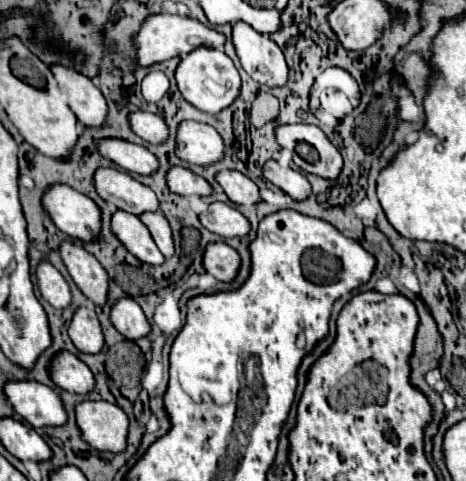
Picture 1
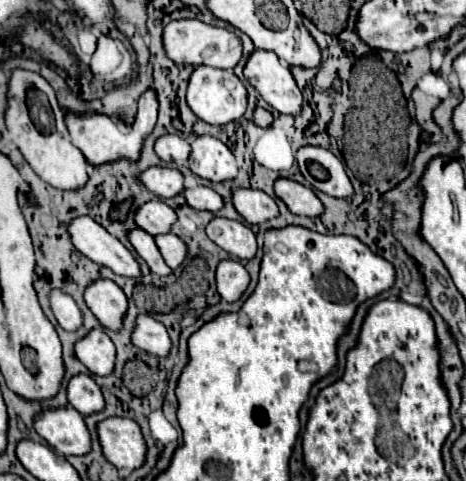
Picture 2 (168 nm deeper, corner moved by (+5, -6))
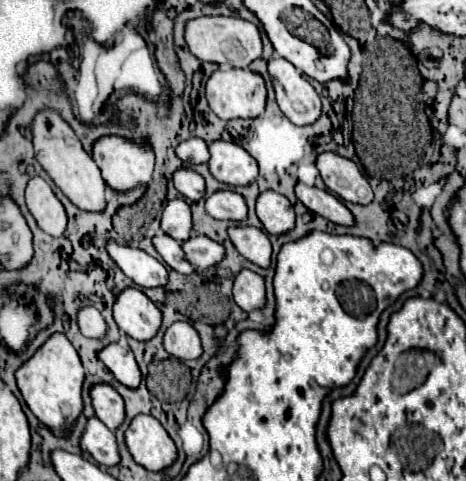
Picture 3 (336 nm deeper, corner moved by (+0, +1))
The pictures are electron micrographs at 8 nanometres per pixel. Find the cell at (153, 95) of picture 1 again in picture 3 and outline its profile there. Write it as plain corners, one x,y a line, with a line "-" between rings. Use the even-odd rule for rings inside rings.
104,135
94,141
92,145
92,159
102,171
104,181
116,189
116,191
126,191
138,185
144,185
152,179
152,169
154,169
154,151
150,143
136,143
126,137
118,135

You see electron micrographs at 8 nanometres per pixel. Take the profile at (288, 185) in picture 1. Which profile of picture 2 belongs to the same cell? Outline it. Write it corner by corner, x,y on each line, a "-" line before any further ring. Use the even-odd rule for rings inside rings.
279,178
275,182
275,194
287,204
287,208
293,214
301,214
309,218
323,214
323,202
315,196
315,192
295,180

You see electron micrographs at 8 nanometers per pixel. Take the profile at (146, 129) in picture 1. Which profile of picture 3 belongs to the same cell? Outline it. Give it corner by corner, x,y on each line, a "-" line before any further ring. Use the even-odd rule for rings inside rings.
190,137
176,147
176,155
184,163
206,163
208,161
208,145
200,137

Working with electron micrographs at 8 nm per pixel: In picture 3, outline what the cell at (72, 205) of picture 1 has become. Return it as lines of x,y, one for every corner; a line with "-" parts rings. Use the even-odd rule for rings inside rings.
116,241
106,243
108,255
114,259
114,263
124,271
126,277
130,277
140,287
162,287
168,281
166,267
148,255
142,249
120,245

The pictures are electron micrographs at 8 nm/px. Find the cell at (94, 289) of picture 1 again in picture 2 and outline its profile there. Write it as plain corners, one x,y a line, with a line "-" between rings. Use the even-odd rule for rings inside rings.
99,280
85,290
85,302
91,312
99,318
101,326
119,332
123,328
123,318
129,308
129,298
111,280

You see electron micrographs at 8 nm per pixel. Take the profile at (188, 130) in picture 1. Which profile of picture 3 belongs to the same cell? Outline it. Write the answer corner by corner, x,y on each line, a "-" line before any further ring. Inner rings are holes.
216,139
208,145
210,173
226,185
248,185
258,175
258,165
240,145
224,139

